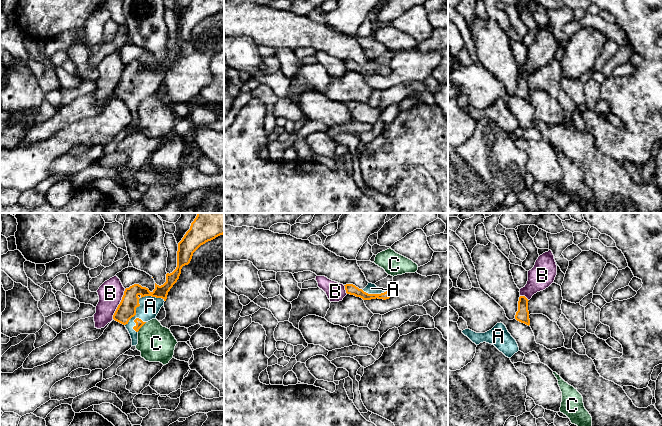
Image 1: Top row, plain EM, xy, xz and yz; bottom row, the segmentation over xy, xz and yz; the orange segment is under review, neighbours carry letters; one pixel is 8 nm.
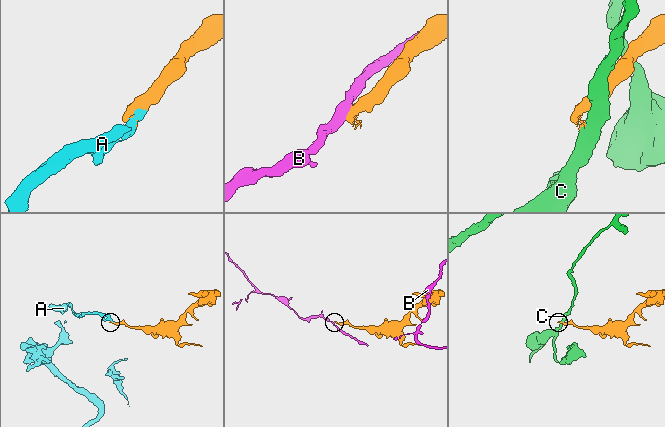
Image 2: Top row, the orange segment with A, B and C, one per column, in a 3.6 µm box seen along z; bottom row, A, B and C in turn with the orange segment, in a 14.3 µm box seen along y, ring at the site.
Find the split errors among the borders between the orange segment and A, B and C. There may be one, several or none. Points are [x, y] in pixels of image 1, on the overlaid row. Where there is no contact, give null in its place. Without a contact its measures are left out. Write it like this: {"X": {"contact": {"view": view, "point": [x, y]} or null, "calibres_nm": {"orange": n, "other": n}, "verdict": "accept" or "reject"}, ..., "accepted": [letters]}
{"A": {"contact": {"view": "xy", "point": [138, 300]}, "calibres_nm": {"orange": 150, "other": 160}, "verdict": "accept"}, "B": {"contact": {"view": "xy", "point": [119, 304]}, "calibres_nm": {"orange": 150, "other": 200}, "verdict": "reject"}, "C": {"contact": {"view": "xy", "point": [141, 326]}, "calibres_nm": {"orange": 60, "other": 300}, "verdict": "reject"}, "accepted": ["A"]}

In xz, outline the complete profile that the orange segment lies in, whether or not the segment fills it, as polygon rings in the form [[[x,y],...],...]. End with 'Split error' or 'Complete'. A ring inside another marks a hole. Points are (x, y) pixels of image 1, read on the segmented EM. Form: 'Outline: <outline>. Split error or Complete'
Outline: [[[368,283],[363,290],[353,284],[346,284],[344,286],[347,294],[360,297],[363,300],[371,300],[376,298],[386,300],[391,297],[390,289],[382,289],[372,283]]]. Split error

